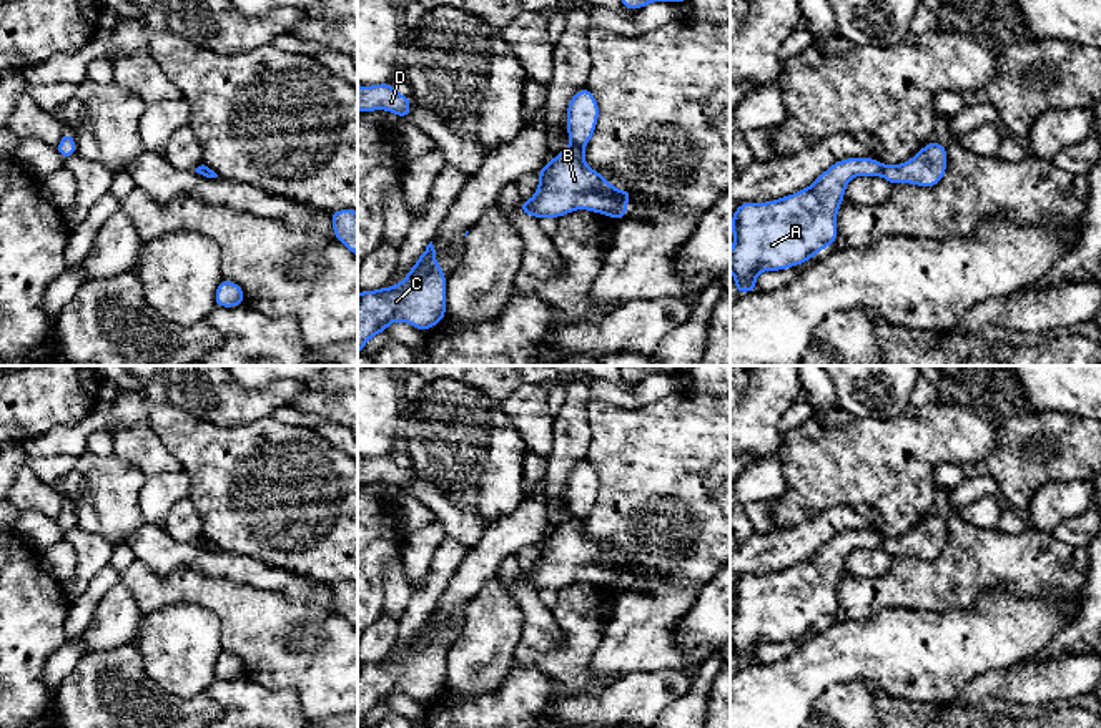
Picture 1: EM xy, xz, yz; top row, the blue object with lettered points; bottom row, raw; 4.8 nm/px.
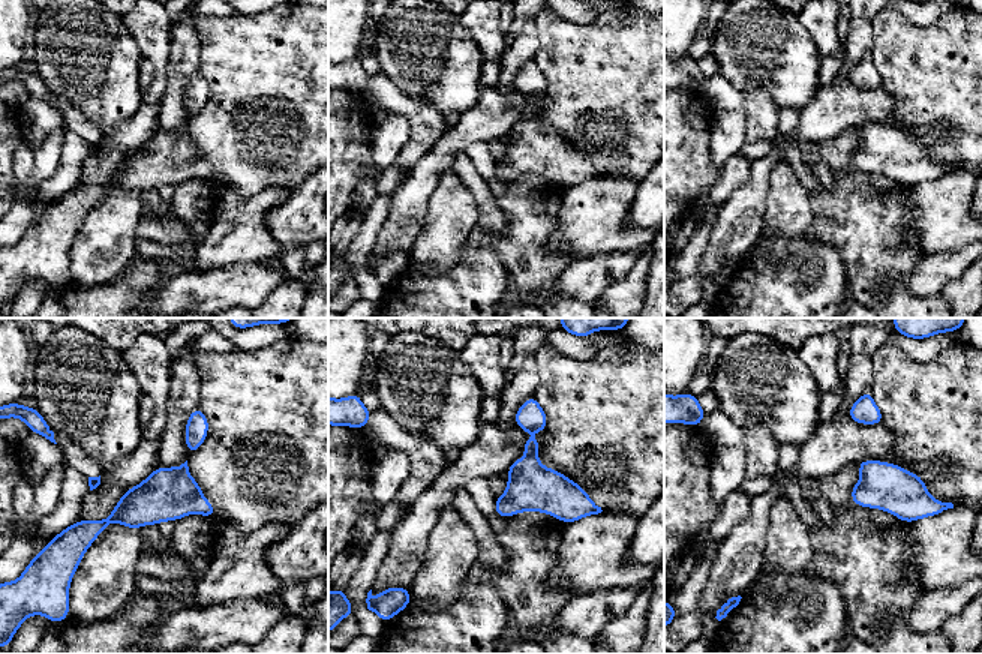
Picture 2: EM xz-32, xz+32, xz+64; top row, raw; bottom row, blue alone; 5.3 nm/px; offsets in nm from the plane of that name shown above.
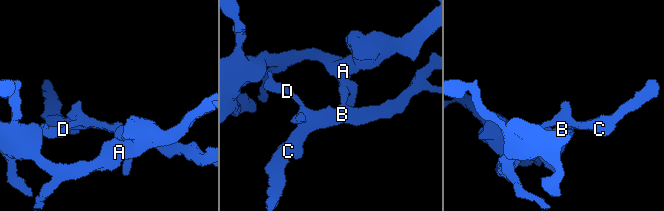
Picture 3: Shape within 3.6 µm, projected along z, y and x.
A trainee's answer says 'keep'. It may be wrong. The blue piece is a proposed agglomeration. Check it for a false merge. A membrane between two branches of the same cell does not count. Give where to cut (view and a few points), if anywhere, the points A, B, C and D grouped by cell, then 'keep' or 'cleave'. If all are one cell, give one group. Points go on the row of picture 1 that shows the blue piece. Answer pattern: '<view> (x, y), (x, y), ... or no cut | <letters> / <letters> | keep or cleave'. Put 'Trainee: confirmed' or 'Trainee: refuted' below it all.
xz (572, 143), (581, 147) | A / B C D | cleave
Trainee: refuted

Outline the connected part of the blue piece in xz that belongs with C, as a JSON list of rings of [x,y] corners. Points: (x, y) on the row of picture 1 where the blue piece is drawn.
[[[432,241],[407,276],[393,288],[358,293],[358,354],[391,321],[427,331],[446,317],[446,273],[436,263]]]

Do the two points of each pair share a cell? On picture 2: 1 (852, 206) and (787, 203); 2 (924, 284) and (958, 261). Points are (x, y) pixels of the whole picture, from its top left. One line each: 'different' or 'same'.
1: different
2: same

